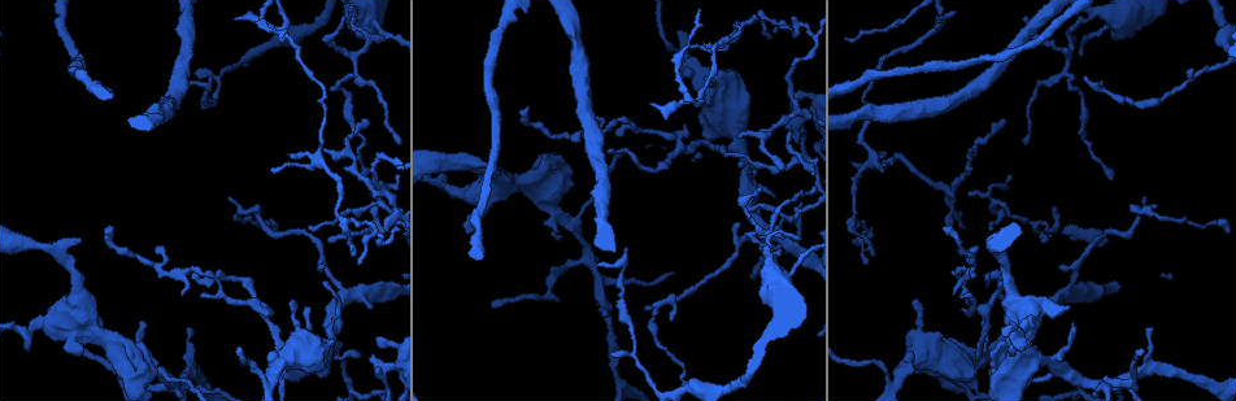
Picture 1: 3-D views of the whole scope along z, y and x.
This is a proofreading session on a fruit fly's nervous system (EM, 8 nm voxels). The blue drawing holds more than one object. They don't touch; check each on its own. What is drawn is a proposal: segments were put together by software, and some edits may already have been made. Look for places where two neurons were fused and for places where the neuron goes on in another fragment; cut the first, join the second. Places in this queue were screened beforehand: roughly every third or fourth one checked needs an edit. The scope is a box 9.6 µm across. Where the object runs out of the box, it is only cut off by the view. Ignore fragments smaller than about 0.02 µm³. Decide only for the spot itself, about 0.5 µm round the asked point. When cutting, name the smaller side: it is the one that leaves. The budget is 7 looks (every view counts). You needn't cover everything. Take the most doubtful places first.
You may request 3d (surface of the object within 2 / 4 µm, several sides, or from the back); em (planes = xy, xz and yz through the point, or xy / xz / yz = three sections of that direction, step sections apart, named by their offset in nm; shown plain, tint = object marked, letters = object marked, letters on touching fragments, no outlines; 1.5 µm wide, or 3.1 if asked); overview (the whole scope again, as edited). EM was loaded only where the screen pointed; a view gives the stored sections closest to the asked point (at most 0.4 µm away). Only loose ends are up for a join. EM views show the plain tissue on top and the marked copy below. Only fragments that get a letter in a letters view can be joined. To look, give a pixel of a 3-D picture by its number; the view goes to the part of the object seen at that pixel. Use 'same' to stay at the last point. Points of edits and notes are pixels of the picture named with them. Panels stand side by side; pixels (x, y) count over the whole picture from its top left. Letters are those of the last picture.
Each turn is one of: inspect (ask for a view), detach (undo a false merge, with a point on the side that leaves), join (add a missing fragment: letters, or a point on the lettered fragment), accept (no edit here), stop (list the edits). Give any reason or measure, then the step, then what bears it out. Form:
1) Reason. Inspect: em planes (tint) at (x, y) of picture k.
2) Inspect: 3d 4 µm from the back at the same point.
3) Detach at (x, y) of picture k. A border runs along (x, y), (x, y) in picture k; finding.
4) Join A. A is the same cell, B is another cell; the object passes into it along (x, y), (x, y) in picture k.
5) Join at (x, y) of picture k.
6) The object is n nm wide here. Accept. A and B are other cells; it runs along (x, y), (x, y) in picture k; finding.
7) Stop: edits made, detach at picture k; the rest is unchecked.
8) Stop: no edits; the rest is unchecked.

Free end. Inspect: 3d 2 µm at (442, 186) of picture 1.

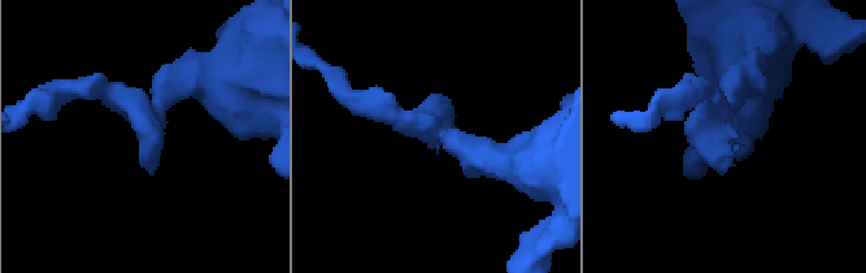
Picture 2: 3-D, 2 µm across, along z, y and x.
Inspect: em xy step 4 (letters) at (151, 168) of picture 2.

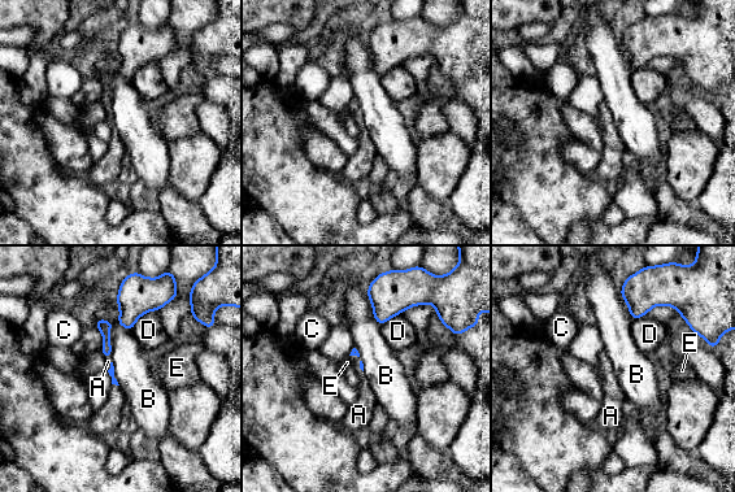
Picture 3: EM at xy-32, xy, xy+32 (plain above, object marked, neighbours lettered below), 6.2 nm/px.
Inspect: em planes (letters) at the same point.

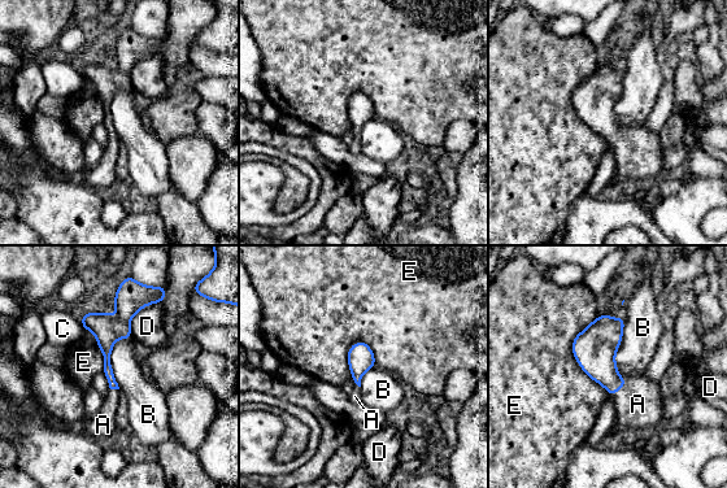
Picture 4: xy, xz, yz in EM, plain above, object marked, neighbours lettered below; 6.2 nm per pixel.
Join A. A is the same cell, B, C, D and E are other cells; the object passes into it along (596, 356), (621, 387), (638, 404) in picture 4; it goes on there.

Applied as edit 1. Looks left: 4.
Inspect: overview.

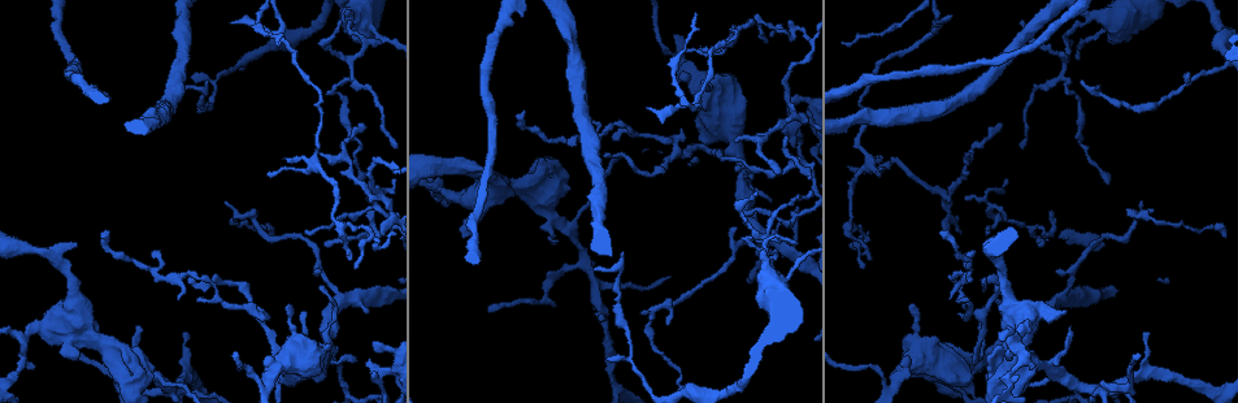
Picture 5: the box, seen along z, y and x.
Thin end. Inspect: 3d 4 µm from the back at (715, 52) of picture 5.

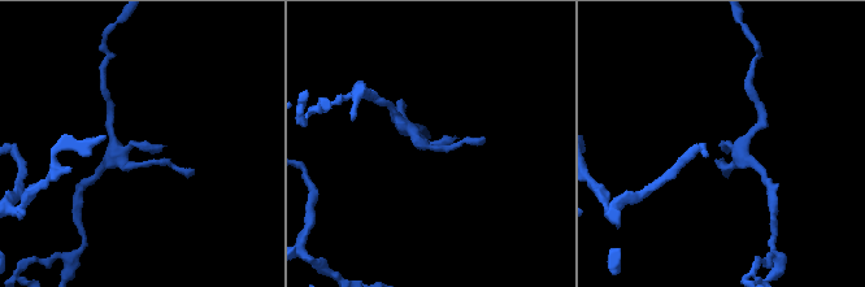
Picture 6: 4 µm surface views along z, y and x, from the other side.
Need the tissue. Inspect: em planes (letters) at (146, 142) of picture 6.

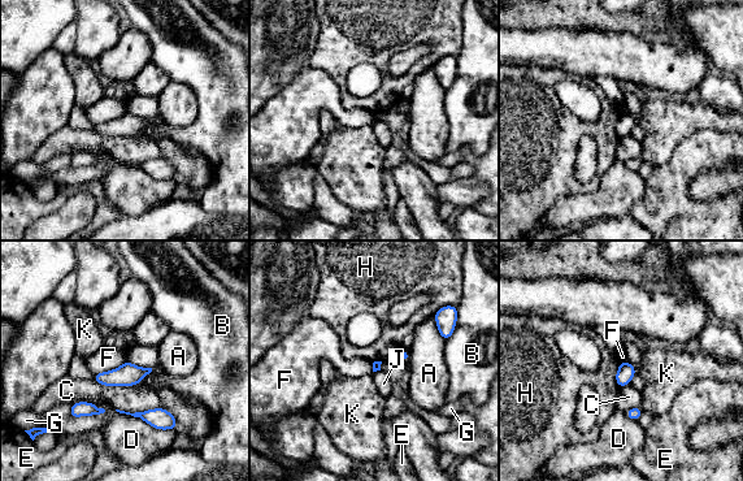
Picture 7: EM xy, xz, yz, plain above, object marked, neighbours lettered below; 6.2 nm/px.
The longest contact is with D, 420 nm. Accept. A, B, C, D, E, F, G, H, J and K are other cells; a border runs along (126, 360), (116, 368), (95, 375) in picture 7; no lettered fragment goes on from it.

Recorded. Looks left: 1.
Inspect: em xz step 8 (letters) at (1187, 76) of picture 5.

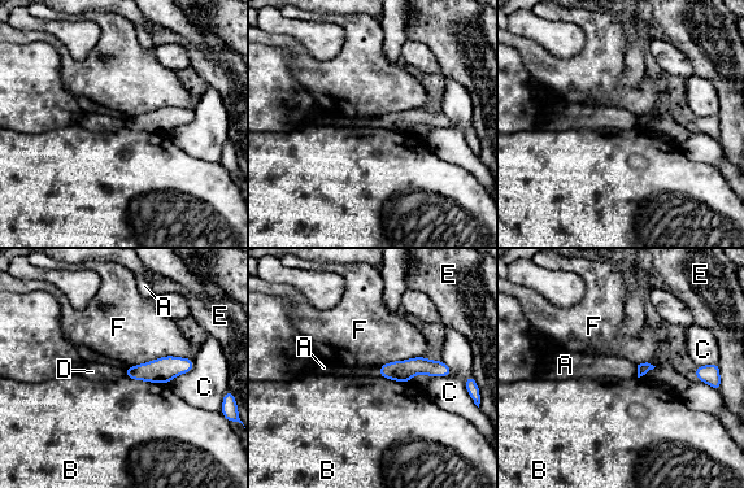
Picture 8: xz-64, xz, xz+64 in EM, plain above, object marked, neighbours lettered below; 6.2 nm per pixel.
The object is 70 nm wide here. Accept. A, B, C, D, E and F are other cells; it runs along (382, 370), (431, 367), (447, 371) in picture 8; no lettered fragment goes on from it.

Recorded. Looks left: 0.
Stop: edits made, join at picture 4; the rest is unchecked.

